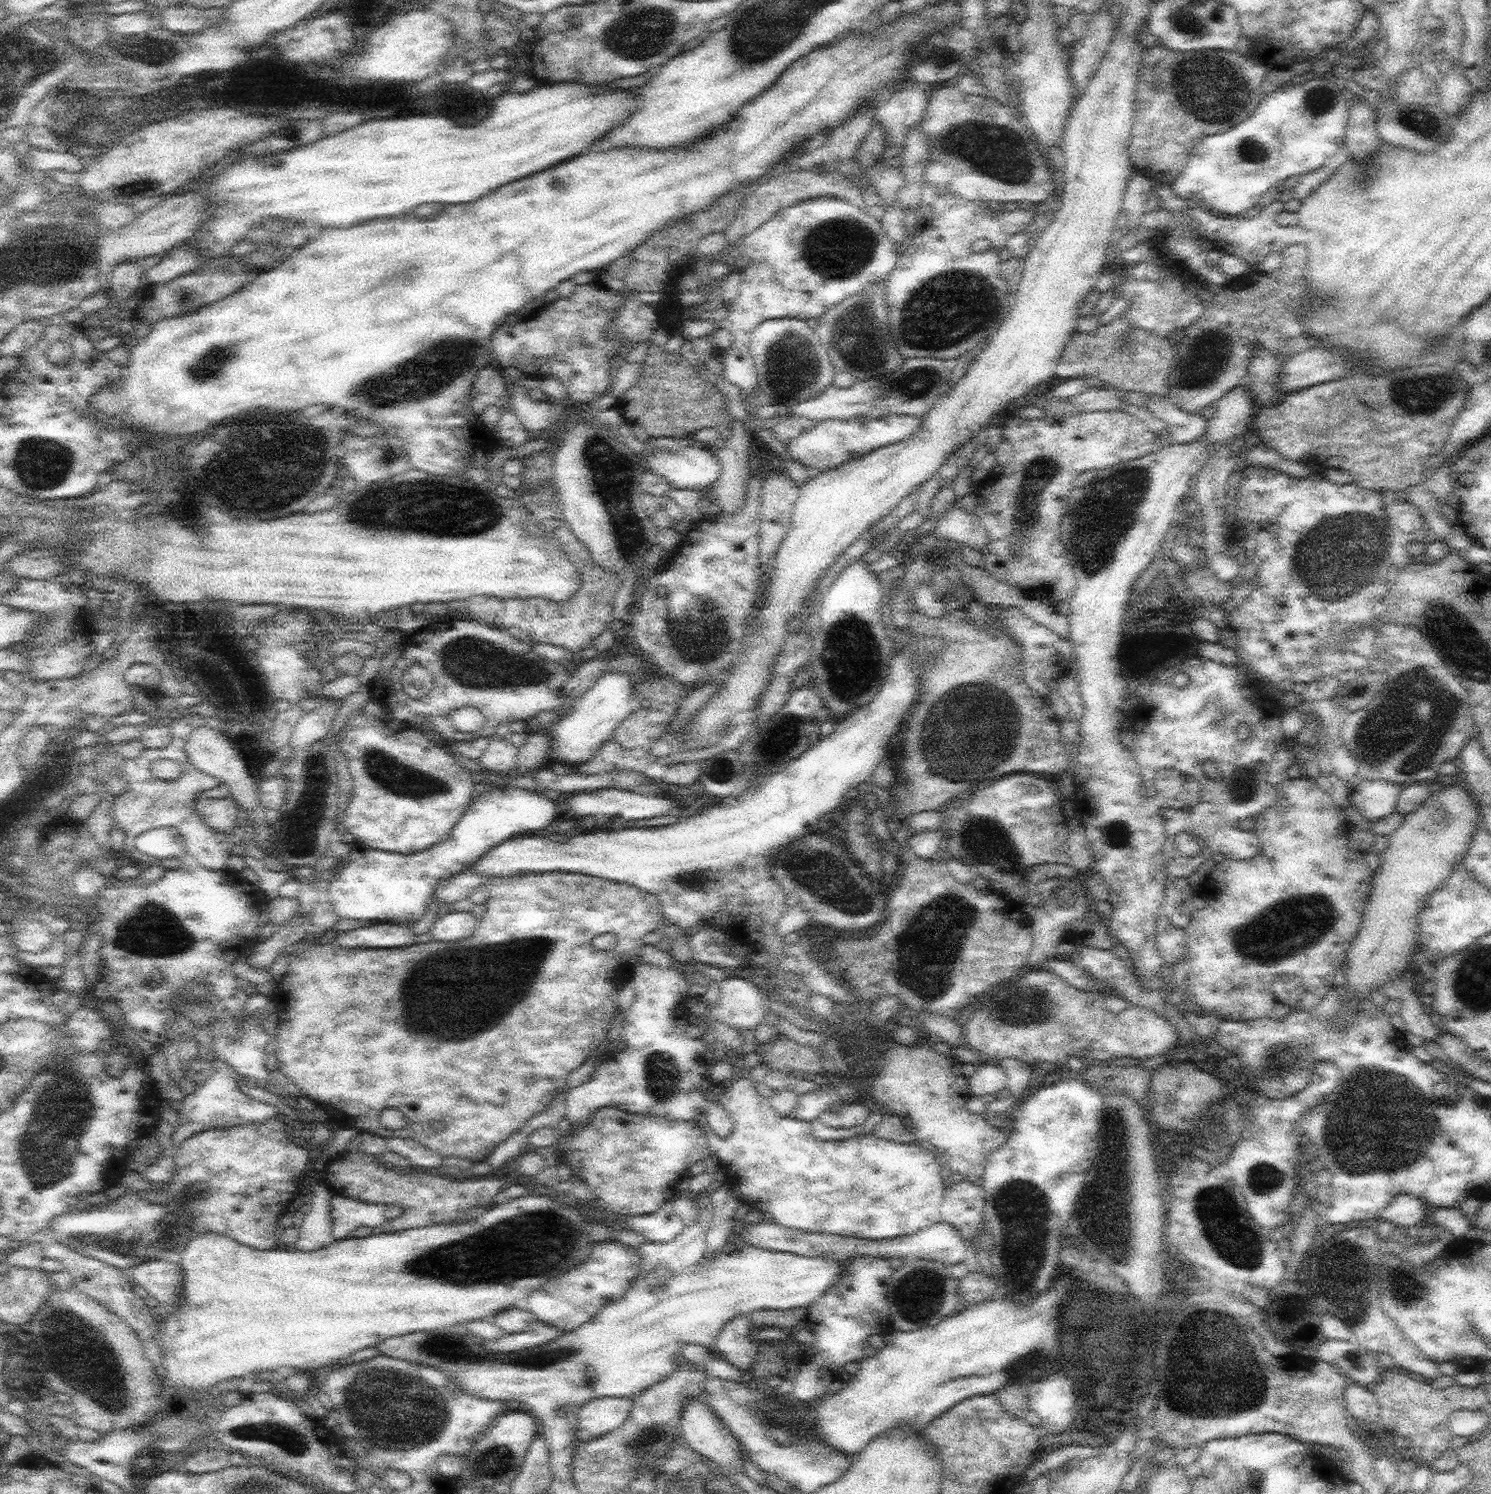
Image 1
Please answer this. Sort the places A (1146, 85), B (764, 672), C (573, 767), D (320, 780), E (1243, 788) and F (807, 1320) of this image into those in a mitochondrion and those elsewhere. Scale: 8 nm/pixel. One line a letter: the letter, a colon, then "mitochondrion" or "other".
A: other
B: other
C: other
D: mitochondrion
E: mitochondrion
F: other

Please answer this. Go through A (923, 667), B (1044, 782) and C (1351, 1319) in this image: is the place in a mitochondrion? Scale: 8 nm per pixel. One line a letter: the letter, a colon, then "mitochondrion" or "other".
A: other
B: other
C: other

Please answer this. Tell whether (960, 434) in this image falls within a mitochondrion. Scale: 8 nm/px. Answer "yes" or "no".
no

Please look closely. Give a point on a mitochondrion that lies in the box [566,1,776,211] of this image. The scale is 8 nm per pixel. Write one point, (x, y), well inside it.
(641, 32)

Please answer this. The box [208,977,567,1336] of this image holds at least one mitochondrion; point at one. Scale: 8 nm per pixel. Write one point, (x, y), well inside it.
(480, 1258)

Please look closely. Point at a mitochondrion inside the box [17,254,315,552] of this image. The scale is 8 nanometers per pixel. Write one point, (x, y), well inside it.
(214, 361)

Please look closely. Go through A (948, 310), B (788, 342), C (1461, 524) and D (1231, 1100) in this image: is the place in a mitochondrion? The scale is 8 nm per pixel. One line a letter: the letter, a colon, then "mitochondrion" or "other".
A: mitochondrion
B: mitochondrion
C: other
D: other

